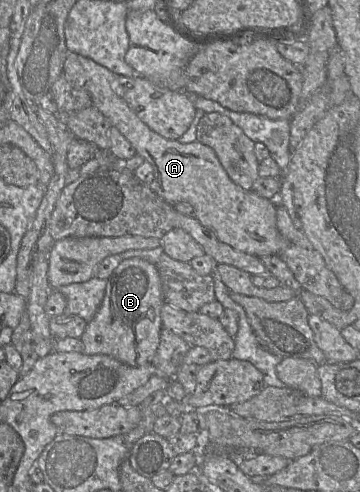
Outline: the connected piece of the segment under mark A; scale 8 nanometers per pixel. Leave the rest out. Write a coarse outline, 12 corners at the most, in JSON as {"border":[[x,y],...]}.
{"border":[[68,52],[62,75],[219,241],[261,258],[287,241],[275,201],[236,185],[210,147],[149,129],[115,74]]}

